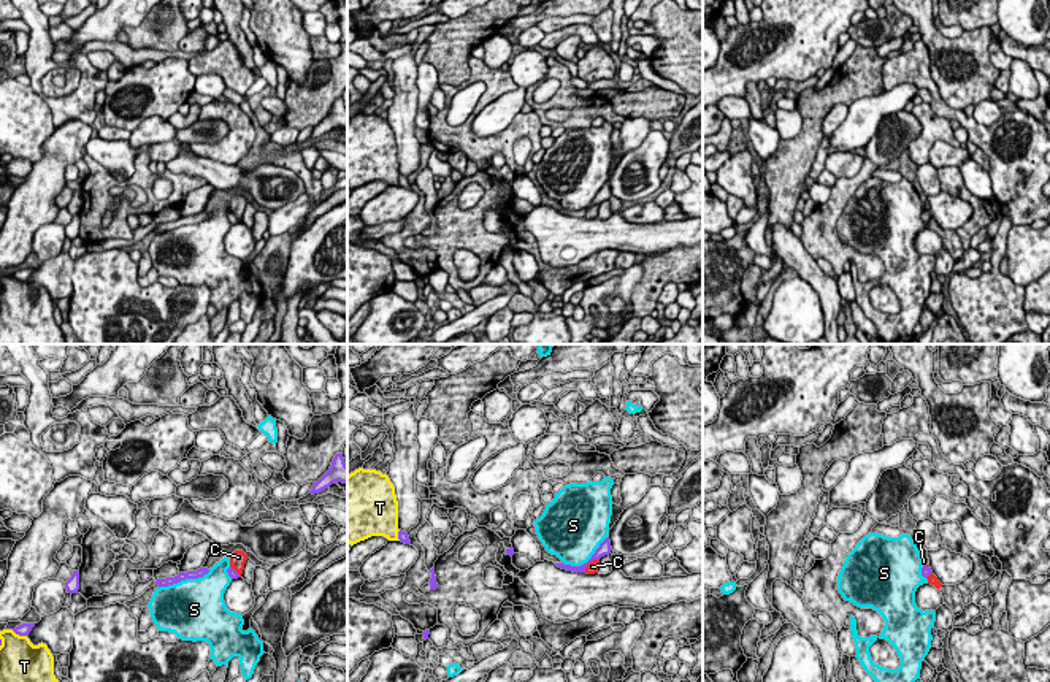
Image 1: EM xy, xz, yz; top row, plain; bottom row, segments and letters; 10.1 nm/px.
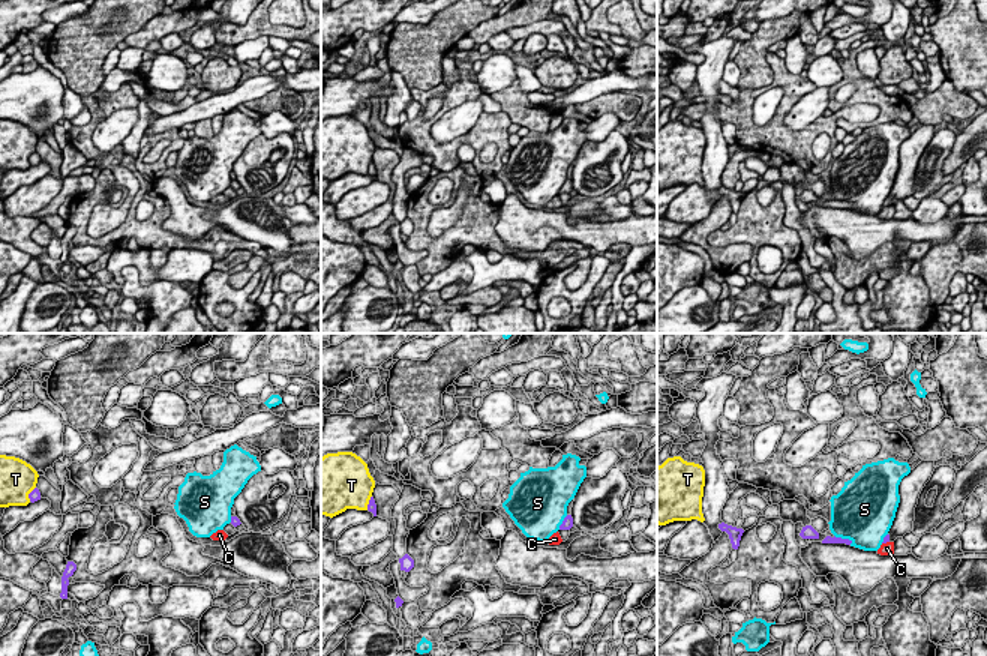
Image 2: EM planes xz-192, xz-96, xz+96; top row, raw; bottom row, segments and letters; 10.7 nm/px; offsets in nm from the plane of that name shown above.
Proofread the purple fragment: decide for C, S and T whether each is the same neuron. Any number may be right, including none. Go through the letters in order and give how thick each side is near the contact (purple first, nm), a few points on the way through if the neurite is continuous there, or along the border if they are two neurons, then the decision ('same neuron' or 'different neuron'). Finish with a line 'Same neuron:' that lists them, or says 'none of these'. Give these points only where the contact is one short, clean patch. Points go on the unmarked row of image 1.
C: 130 nm thick on the purple side, 120 nm on the other; border along xz (598, 203), (593, 203), (584, 216); different neuron
S: 100 nm thick on the purple side, 500 nm on the other; different neuron
T: 130 nm thick on the purple side, 400 nm on the other; different neuron
Same neuron: none of these

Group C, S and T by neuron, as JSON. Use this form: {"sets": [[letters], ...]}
{"sets": [["C"], ["S"], ["T"]]}

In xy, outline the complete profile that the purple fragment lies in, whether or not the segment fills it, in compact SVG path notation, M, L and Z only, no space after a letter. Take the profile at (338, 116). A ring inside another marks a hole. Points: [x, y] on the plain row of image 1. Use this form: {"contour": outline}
{"contour": "M343 98L335 100L330 114L314 127L309 138L319 138L335 127L347 128L347 109L344 108Z"}

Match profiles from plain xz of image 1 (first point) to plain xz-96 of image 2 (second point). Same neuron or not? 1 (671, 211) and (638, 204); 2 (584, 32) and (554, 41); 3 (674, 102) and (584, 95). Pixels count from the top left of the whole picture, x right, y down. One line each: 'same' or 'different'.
1: same
2: same
3: different

